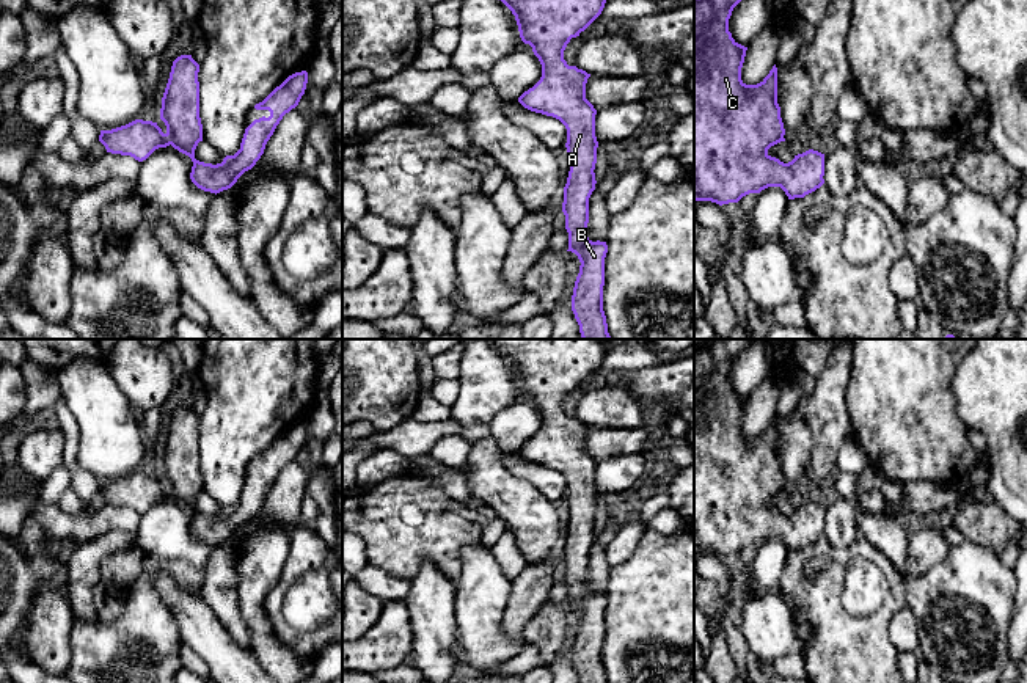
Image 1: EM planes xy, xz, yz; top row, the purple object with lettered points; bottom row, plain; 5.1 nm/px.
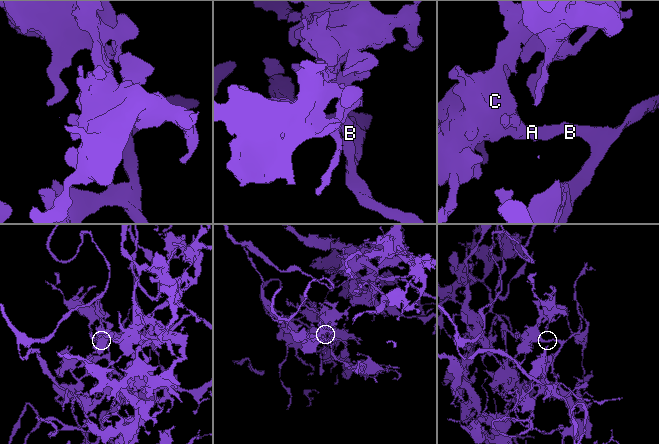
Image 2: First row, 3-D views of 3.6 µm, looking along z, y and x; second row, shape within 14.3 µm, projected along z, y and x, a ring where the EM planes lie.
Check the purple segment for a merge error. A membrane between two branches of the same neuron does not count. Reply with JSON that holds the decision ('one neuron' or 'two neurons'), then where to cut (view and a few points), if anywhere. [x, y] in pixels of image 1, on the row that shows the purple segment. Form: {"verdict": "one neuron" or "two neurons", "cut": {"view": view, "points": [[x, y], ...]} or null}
{"verdict": "one neuron", "cut": null}

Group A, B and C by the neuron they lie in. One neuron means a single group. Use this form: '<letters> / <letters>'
A B C

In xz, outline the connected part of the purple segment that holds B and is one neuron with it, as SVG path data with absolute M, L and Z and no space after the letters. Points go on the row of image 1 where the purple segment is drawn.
M501 0L515 16L520 38L532 47L542 64L540 80L524 91L518 102L535 113L559 119L567 129L567 154L570 171L564 187L562 212L568 232L568 250L578 256L581 265L572 295L572 311L579 325L583 339L611 339L603 311L606 242L592 242L587 237L589 198L595 190L595 163L598 141L595 137L597 110L586 99L586 83L590 74L568 66L564 50L572 38L579 36L603 11L606 0Z

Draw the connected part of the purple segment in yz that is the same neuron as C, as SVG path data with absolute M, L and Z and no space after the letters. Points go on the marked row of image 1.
M694 0L694 203L711 201L719 206L738 203L749 193L780 187L788 199L804 198L824 184L824 154L809 149L788 163L768 154L768 149L785 141L785 129L777 104L777 68L757 85L741 80L747 47L738 44L729 31L729 19L741 0Z

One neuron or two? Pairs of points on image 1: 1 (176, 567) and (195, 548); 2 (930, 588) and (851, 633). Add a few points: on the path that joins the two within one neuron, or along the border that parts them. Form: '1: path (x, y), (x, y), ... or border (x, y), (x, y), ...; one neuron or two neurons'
1: border (151, 555), (182, 559), (203, 580); two neurons
2: border (903, 581), (906, 605); two neurons

